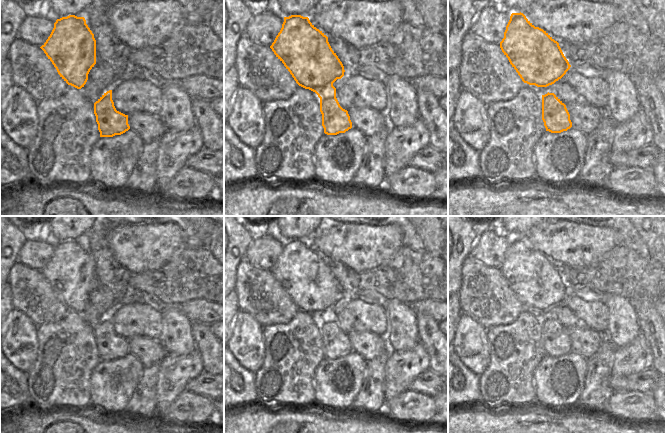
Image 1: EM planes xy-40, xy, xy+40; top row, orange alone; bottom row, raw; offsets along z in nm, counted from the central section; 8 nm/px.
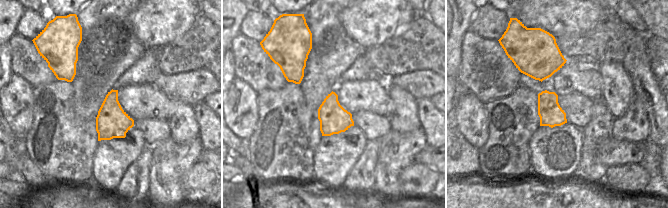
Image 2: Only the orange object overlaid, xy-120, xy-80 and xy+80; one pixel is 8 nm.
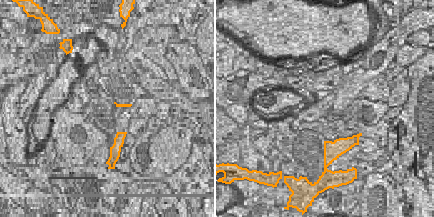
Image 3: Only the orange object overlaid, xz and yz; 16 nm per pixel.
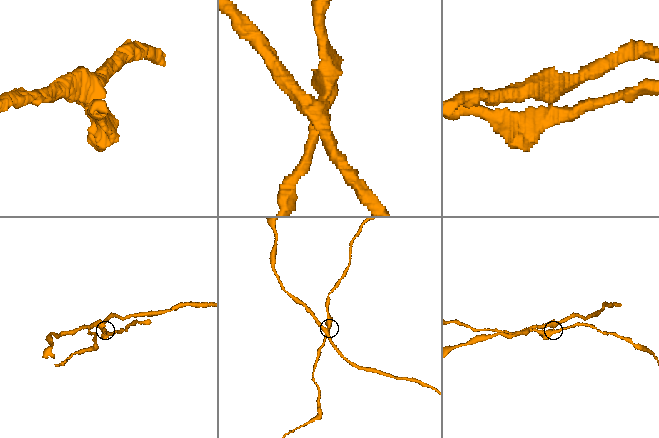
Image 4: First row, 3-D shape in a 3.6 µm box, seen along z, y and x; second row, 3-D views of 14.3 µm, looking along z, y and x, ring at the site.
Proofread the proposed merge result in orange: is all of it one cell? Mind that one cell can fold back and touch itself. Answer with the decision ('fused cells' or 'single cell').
fused cells

